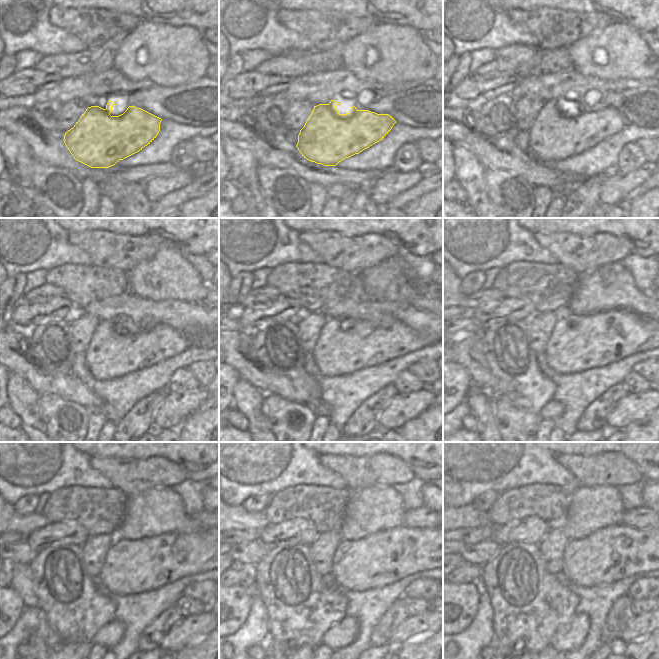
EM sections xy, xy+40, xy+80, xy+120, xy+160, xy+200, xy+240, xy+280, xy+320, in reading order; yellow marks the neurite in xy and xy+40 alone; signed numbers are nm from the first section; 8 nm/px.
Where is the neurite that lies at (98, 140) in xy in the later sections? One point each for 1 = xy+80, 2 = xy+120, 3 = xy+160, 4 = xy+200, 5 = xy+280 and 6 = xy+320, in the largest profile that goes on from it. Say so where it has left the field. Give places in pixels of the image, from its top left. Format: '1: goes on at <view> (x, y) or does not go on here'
1: goes on at xy+80 (553, 136)
2: goes on at xy+120 (111, 353)
3: goes on at xy+160 (337, 352)
4: goes on at xy+200 (577, 343)
5: goes on at xy+280 (358, 565)
6: goes on at xy+320 (597, 559)

